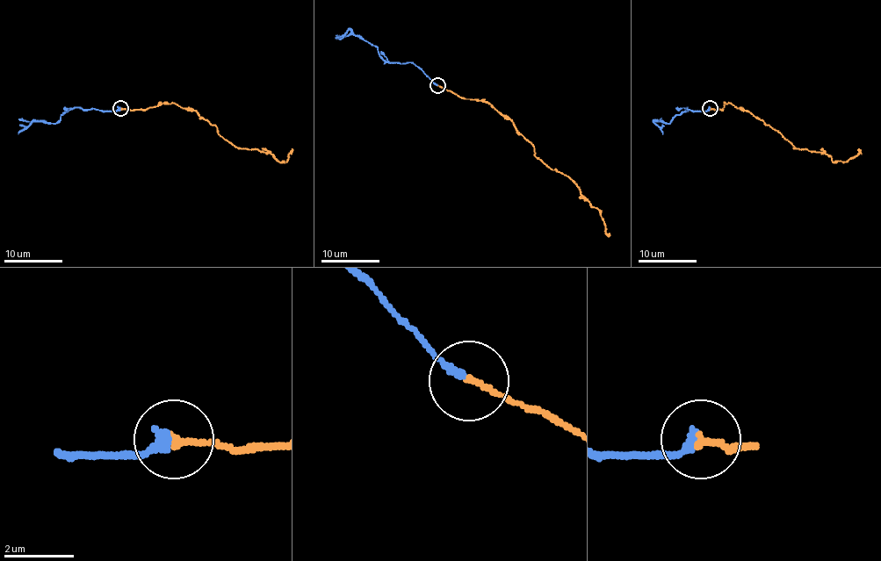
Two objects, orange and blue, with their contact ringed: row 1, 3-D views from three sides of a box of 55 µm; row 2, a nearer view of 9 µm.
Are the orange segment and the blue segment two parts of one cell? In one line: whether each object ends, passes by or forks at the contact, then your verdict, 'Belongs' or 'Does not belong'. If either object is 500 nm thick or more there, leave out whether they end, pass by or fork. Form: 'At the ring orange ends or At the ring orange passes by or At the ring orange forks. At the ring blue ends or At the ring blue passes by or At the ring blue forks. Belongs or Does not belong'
At the ring orange ends. At the ring blue ends. Belongs

